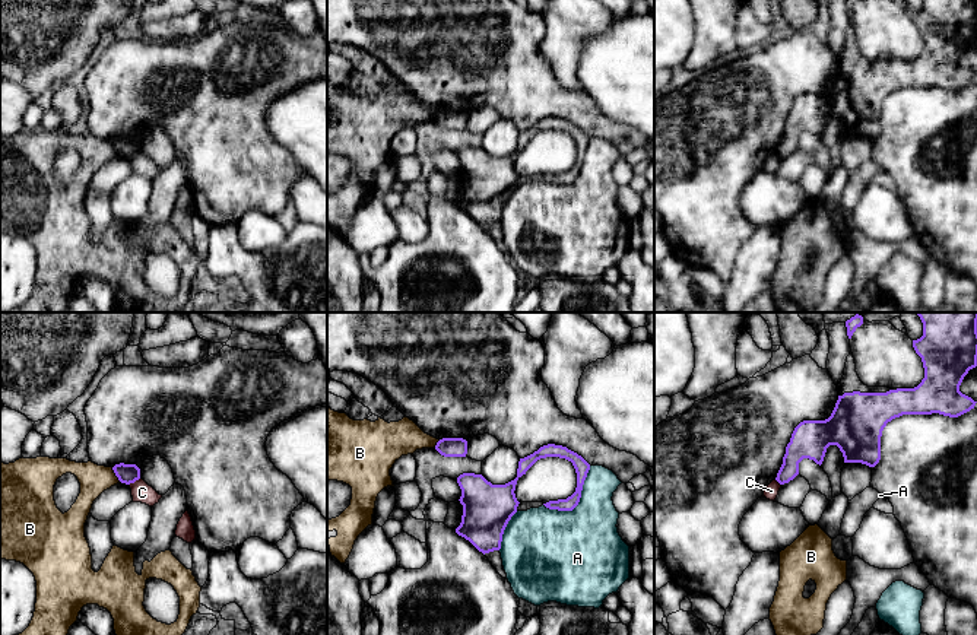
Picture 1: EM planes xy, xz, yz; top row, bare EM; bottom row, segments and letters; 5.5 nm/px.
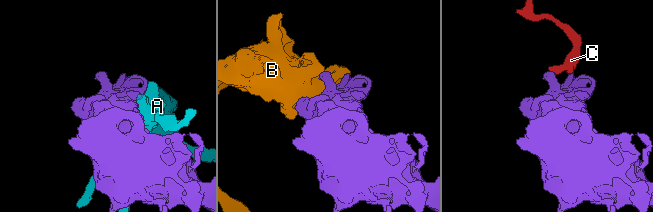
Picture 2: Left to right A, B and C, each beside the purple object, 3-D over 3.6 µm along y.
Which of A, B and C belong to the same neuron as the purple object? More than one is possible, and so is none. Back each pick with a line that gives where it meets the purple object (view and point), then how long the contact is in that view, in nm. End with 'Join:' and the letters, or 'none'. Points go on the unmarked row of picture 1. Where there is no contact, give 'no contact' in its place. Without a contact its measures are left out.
Join: none

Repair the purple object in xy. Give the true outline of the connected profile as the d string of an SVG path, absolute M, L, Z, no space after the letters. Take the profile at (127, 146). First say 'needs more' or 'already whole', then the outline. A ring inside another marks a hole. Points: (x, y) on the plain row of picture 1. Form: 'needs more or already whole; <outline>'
already whole; M115 137L112 140L115 149L121 156L130 158L140 152L140 142L136 137Z

